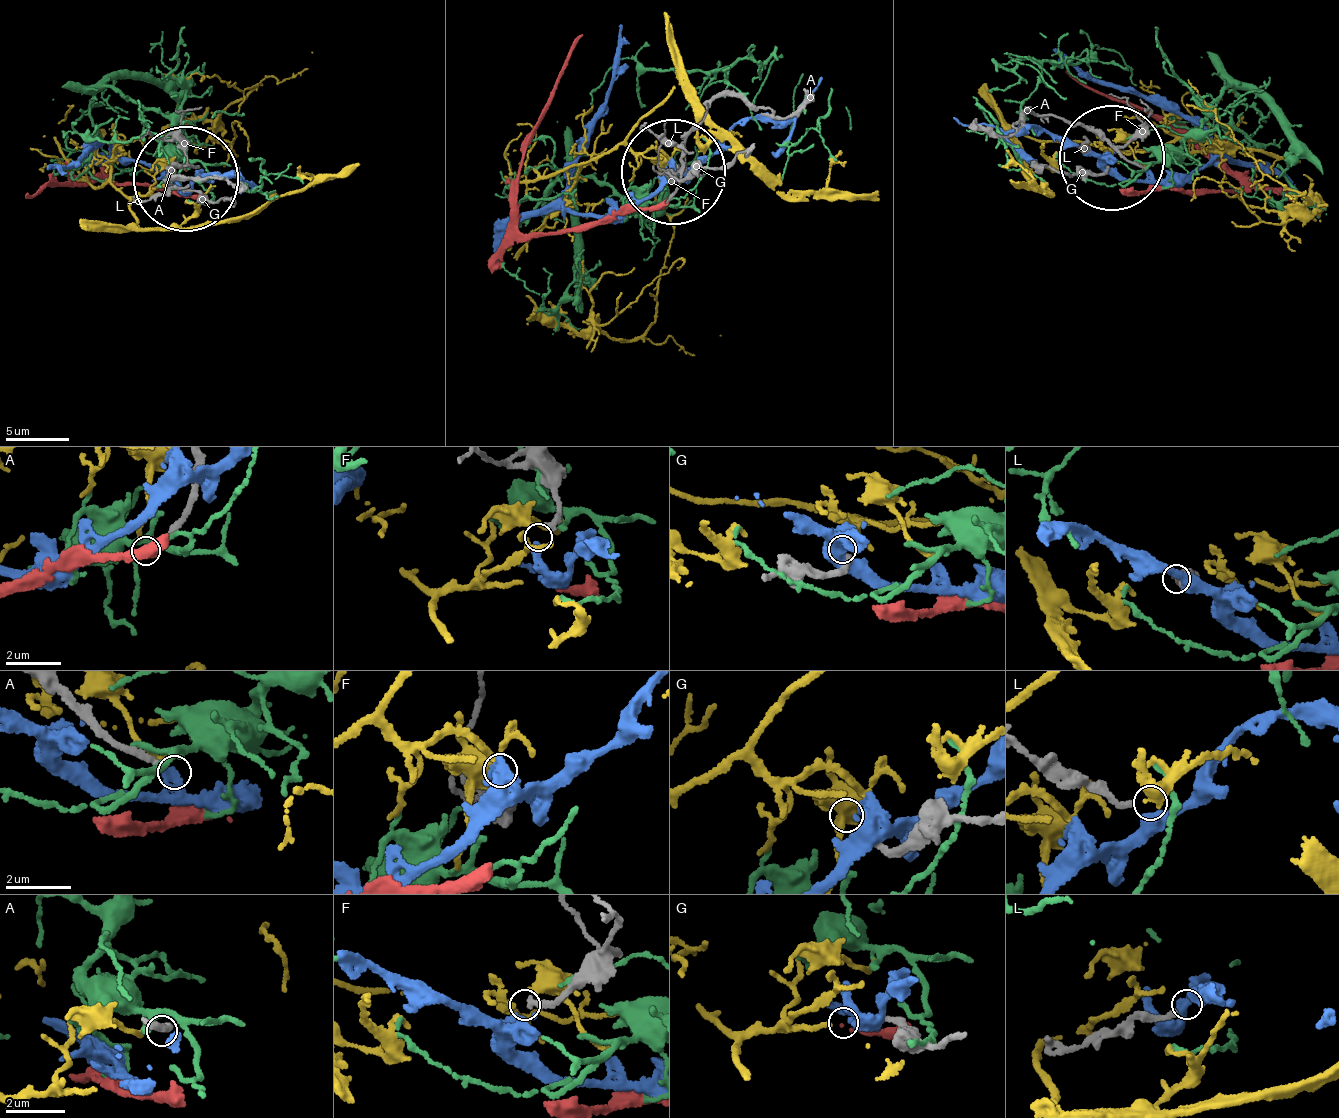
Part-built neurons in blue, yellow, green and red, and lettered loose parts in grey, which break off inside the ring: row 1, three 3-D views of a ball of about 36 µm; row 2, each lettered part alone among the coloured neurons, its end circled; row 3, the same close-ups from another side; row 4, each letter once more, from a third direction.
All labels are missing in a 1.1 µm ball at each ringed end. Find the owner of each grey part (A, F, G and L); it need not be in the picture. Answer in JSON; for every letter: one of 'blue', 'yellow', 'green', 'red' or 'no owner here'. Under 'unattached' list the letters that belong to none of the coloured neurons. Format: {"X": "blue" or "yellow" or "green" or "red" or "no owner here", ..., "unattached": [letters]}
{"A": "no owner here", "F": "yellow", "G": "no owner here", "L": "blue", "unattached": ["A", "G"]}

